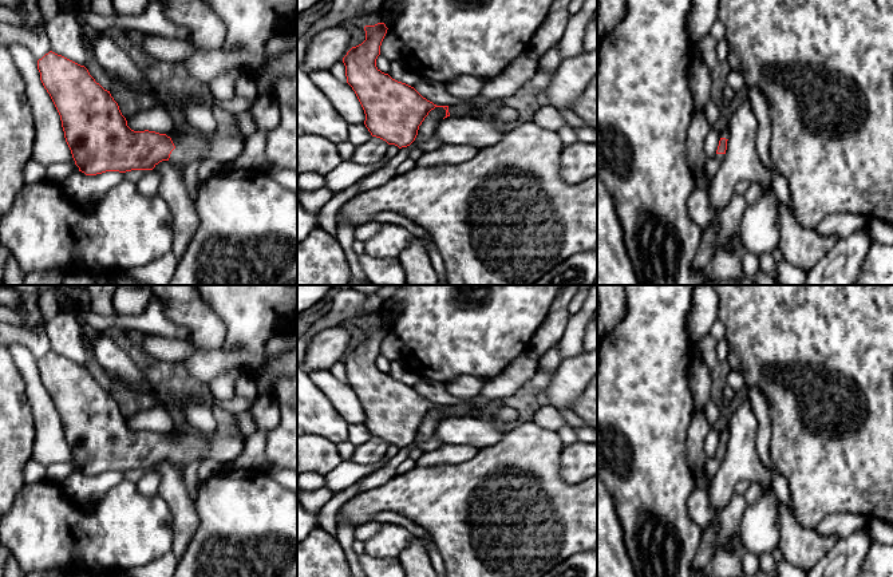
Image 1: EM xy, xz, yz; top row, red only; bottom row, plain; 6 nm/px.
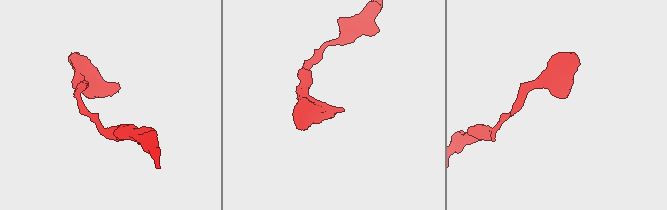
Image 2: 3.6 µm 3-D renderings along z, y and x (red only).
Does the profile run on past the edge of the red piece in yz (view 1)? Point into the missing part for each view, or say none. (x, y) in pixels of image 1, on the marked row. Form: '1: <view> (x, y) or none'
1: yz (724, 134)

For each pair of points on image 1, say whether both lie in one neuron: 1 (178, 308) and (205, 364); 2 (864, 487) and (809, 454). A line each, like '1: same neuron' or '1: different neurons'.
1: different neurons
2: same neuron

